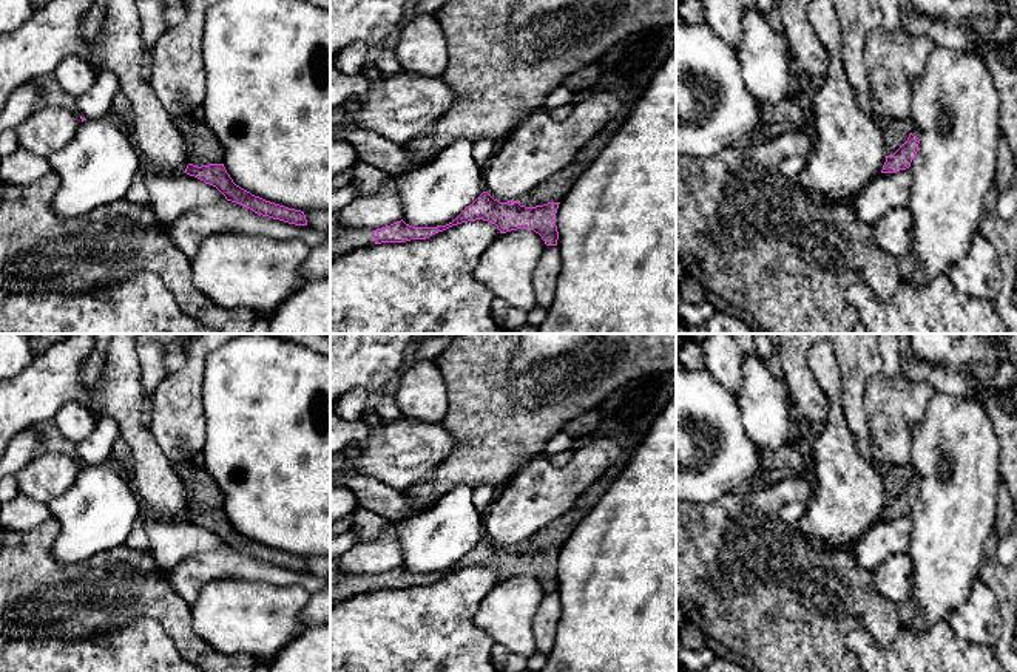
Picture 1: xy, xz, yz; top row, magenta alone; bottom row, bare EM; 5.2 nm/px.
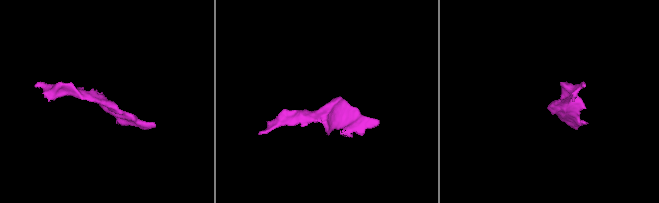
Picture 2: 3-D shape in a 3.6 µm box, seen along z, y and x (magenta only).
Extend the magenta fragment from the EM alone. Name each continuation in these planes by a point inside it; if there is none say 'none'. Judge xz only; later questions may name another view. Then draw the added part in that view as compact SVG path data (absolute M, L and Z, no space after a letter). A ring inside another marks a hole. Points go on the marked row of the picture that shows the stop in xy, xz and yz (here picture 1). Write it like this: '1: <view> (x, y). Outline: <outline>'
1: xz (351, 240). Outline: M346 230L343 235L335 236L330 241L330 261L356 249L366 249L375 246L373 230Z

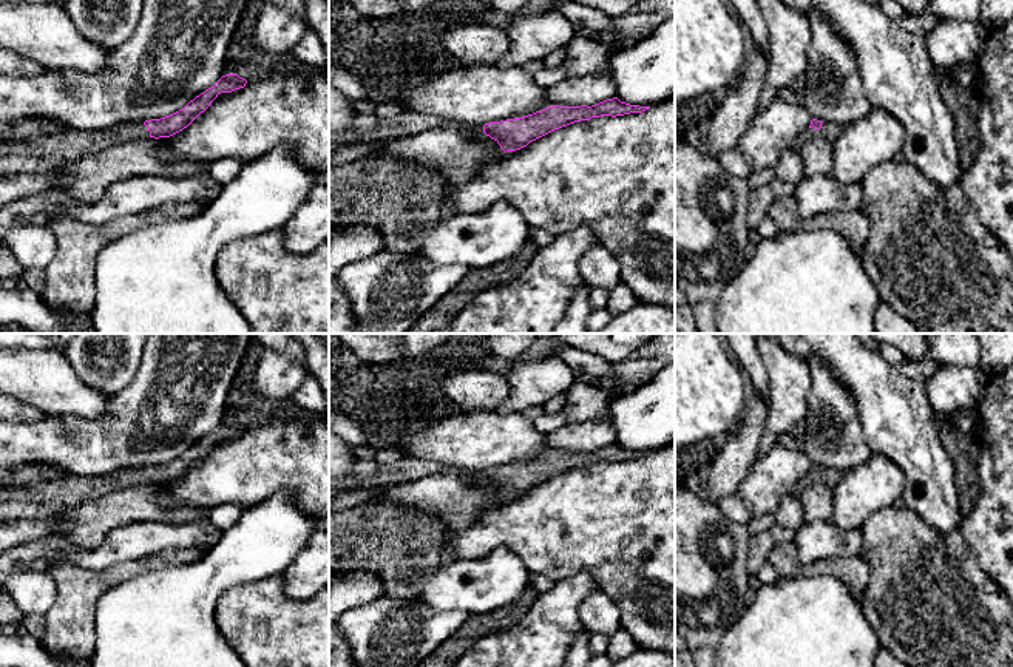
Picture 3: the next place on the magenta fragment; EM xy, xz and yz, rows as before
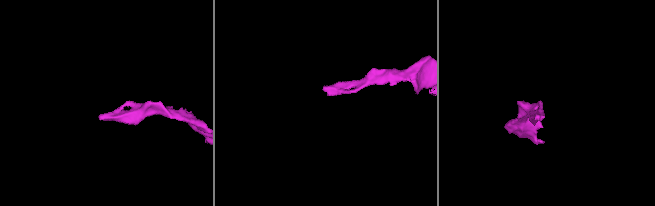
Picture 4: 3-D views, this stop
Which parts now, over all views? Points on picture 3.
1: yz (831, 132). Outline: M823 122L822 128L809 128L808 136L818 136L823 139L828 139L829 142L834 142L843 131L843 127L839 124Z

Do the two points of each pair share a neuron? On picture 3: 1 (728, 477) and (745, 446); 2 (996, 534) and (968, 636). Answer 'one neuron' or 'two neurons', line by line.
1: one neuron
2: two neurons

